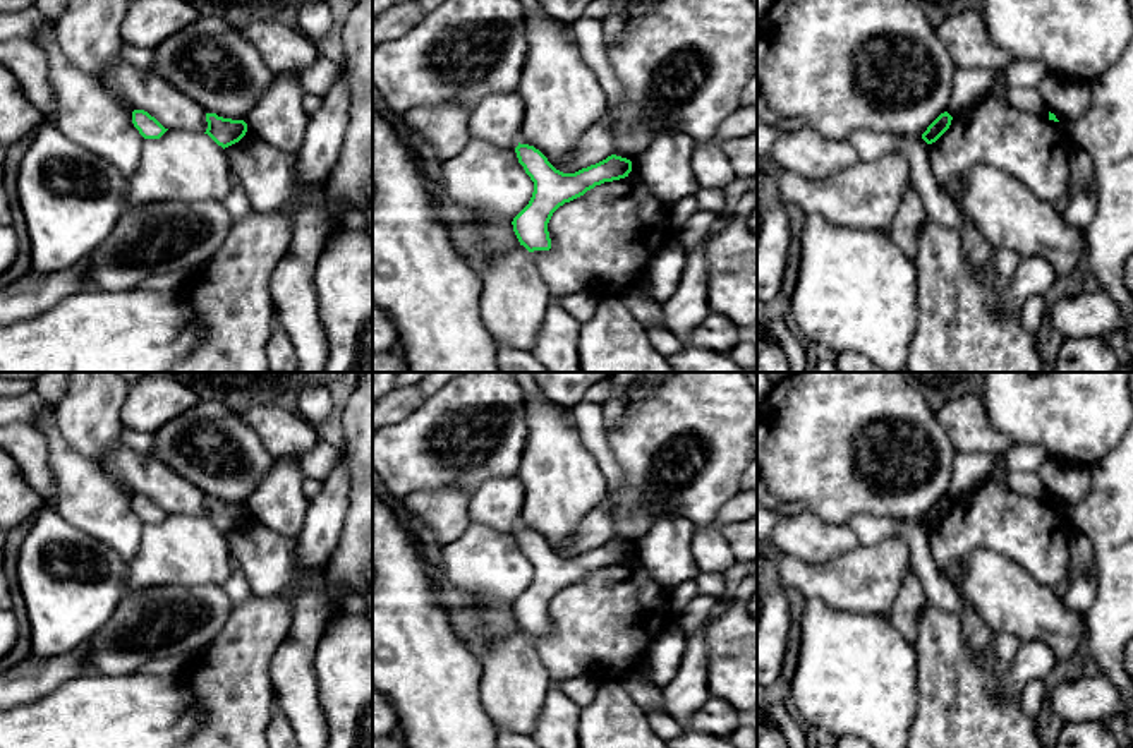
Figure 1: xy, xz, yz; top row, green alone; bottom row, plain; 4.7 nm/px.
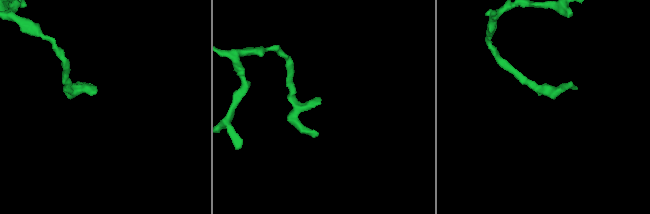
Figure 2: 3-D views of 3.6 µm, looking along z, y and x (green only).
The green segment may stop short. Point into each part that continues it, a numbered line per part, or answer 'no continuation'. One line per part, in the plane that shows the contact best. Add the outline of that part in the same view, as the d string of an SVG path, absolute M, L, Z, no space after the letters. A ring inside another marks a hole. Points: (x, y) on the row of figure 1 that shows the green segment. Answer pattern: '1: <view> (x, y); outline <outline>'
no continuation

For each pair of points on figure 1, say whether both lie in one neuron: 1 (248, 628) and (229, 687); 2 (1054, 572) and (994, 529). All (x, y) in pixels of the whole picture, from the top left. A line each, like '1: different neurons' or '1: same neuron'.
1: same neuron
2: same neuron

